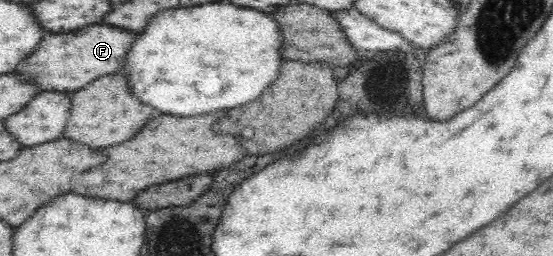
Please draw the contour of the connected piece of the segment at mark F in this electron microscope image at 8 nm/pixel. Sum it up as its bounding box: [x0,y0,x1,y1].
[18,24,138,93]

